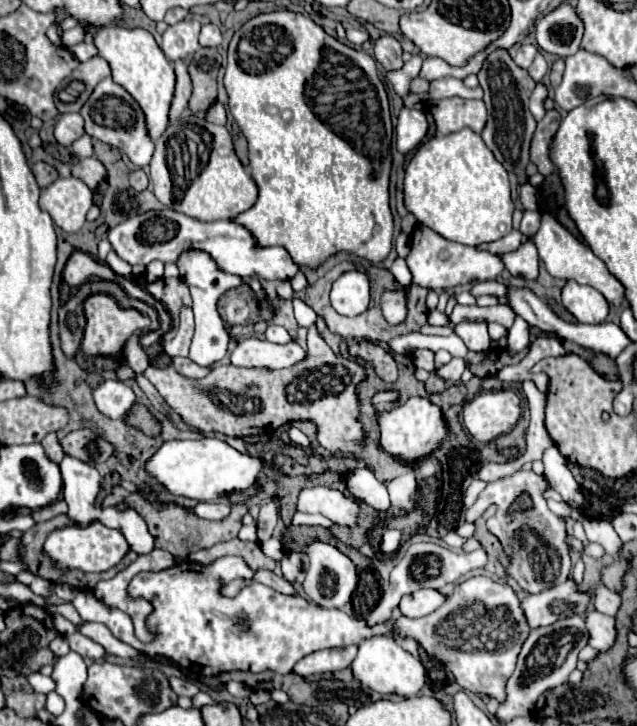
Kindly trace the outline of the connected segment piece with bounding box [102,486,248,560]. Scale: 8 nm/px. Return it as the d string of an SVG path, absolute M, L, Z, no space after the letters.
M116 486L106 498L104 498L104 508L112 506L112 504L128 504L130 508L134 508L146 522L148 526L148 532L154 536L154 546L156 548L162 548L162 550L168 550L174 558L178 560L186 560L188 554L196 552L196 550L202 550L202 548L210 548L218 542L226 542L226 540L232 540L238 536L238 530L242 526L242 516L248 512L248 506L246 502L242 504L230 504L232 506L232 512L226 520L202 520L198 516L190 516L190 512L186 512L186 508L182 506L174 506L174 504L164 504L164 506L154 506L150 504L148 500L144 500L138 492L128 492L124 490L122 486Z

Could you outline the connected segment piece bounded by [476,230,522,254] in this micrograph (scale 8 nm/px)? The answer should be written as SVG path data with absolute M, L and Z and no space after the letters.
M512 230L506 236L502 236L500 240L494 240L490 244L478 244L478 250L486 250L486 252L494 252L494 254L502 254L502 252L514 252L522 242L522 234L520 230Z

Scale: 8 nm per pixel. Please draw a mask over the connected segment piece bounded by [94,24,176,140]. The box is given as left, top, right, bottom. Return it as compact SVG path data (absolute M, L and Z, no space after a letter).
M110 24L94 36L94 46L98 48L98 56L102 56L110 64L112 78L120 86L124 86L132 94L132 98L142 106L146 114L148 134L152 140L158 140L168 126L168 110L174 96L176 76L174 76L172 64L166 60L154 36L148 30L138 26L126 28L126 26Z

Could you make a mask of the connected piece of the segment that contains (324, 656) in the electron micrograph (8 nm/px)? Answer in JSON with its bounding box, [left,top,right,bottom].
[294,646,358,676]

